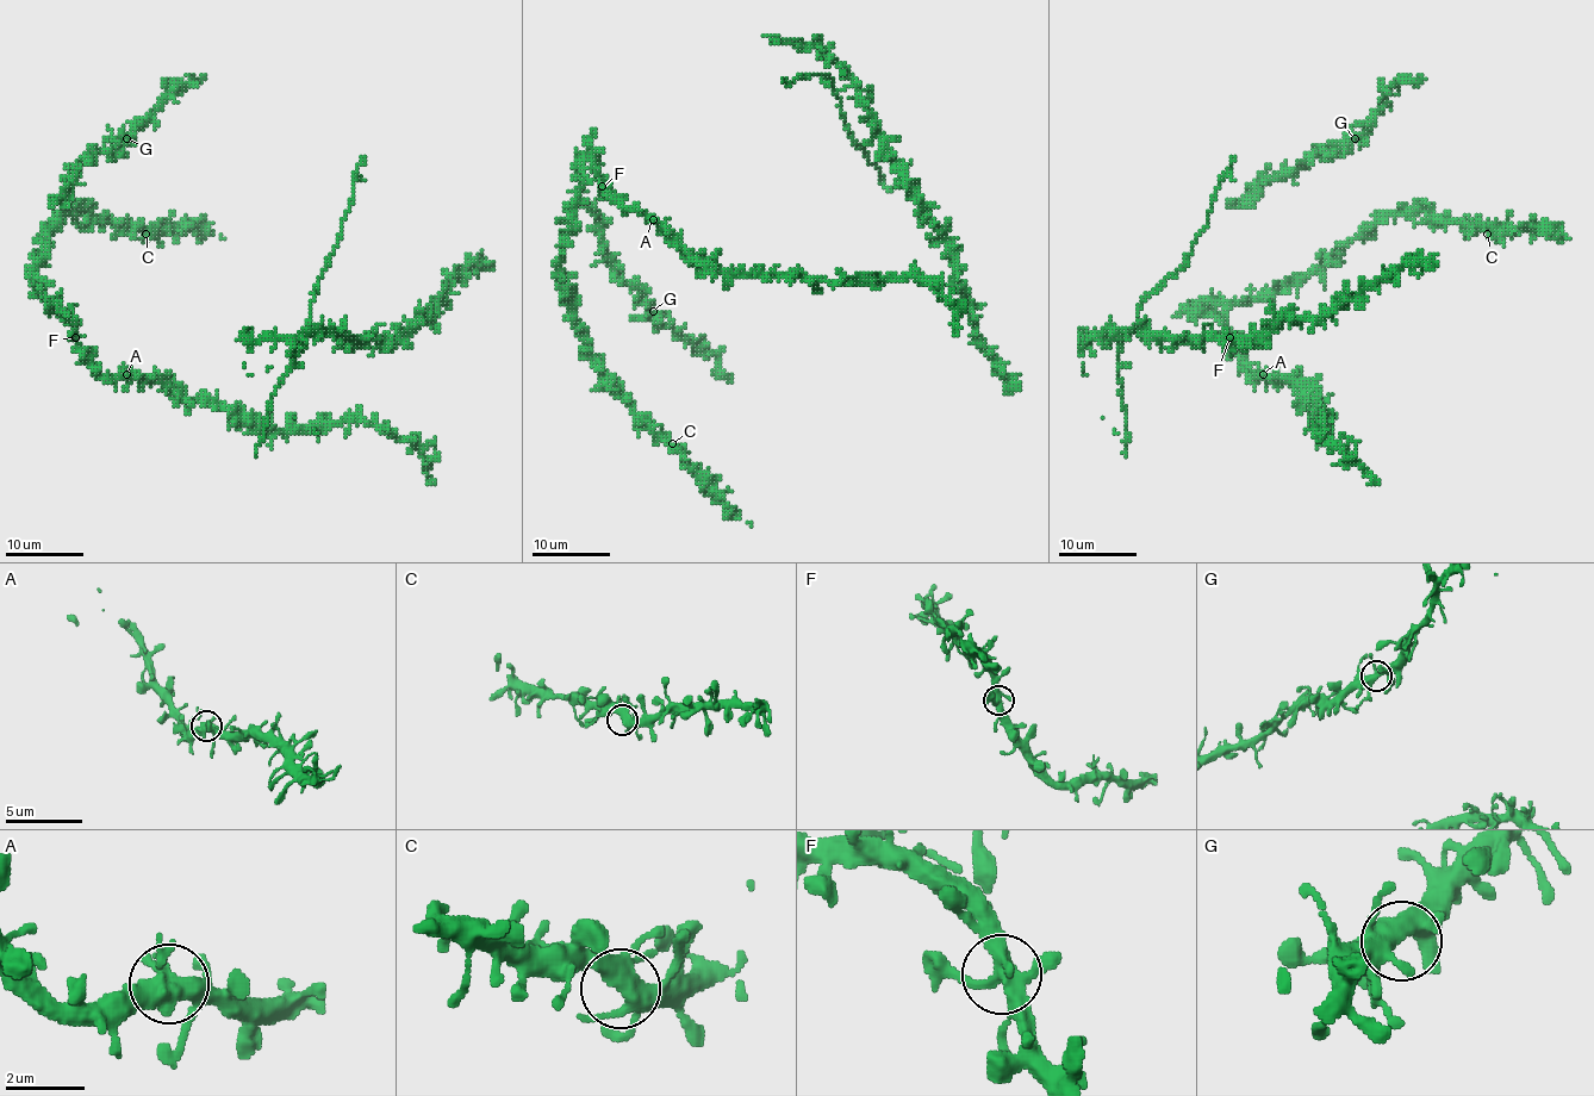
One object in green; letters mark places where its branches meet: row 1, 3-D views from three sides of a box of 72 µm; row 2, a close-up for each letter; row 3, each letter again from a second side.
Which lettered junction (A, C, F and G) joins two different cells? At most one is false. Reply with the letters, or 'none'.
none

